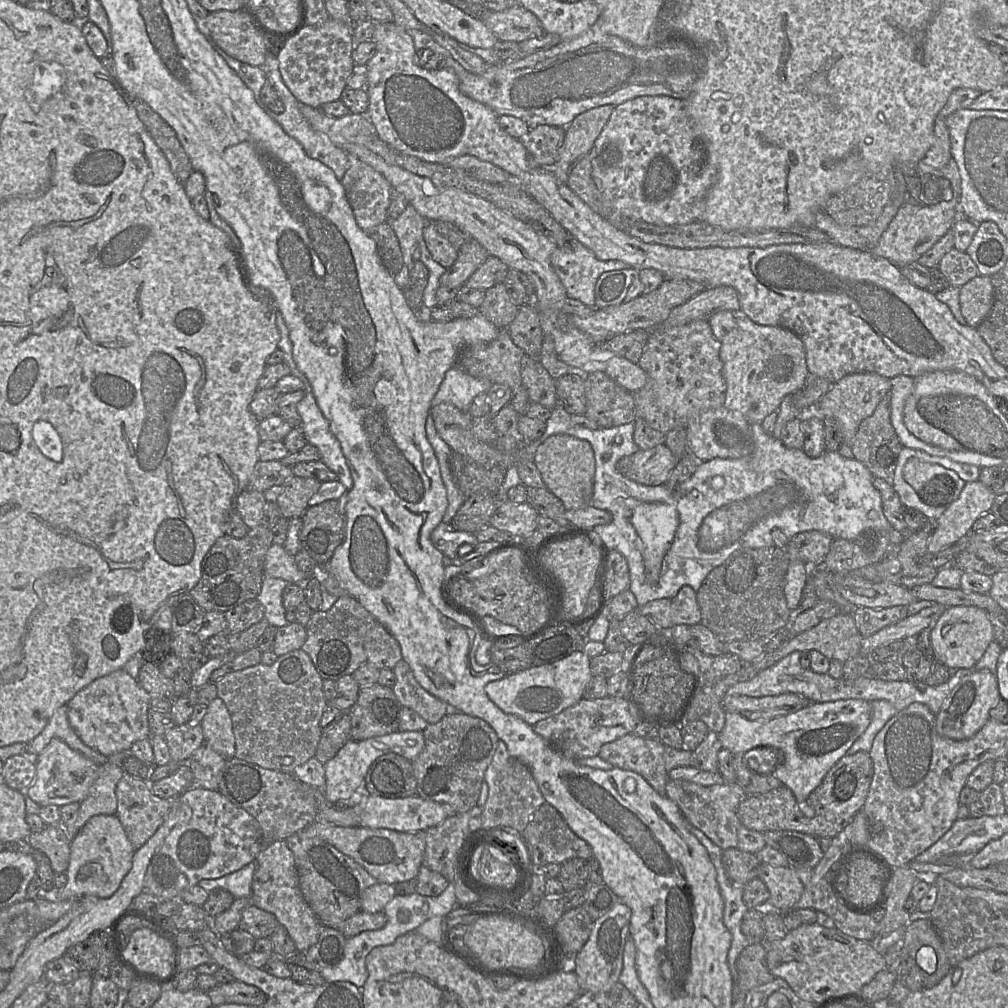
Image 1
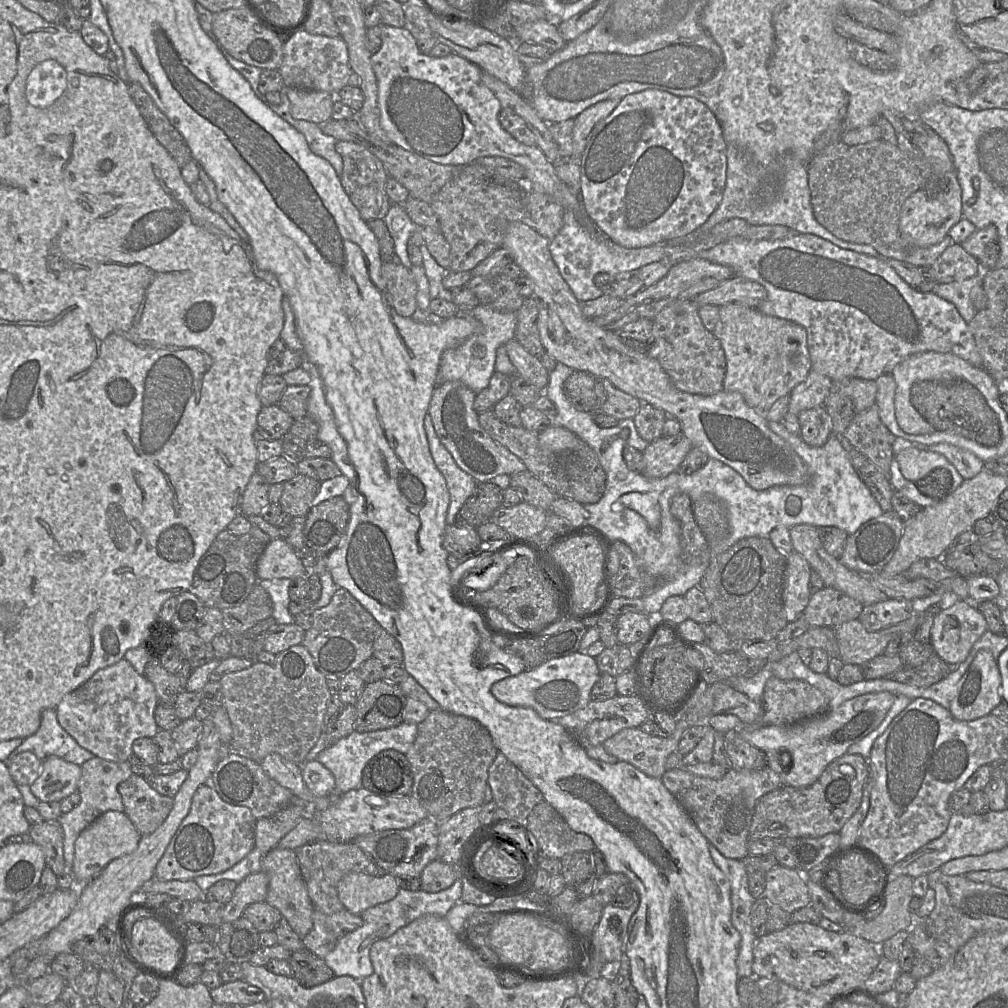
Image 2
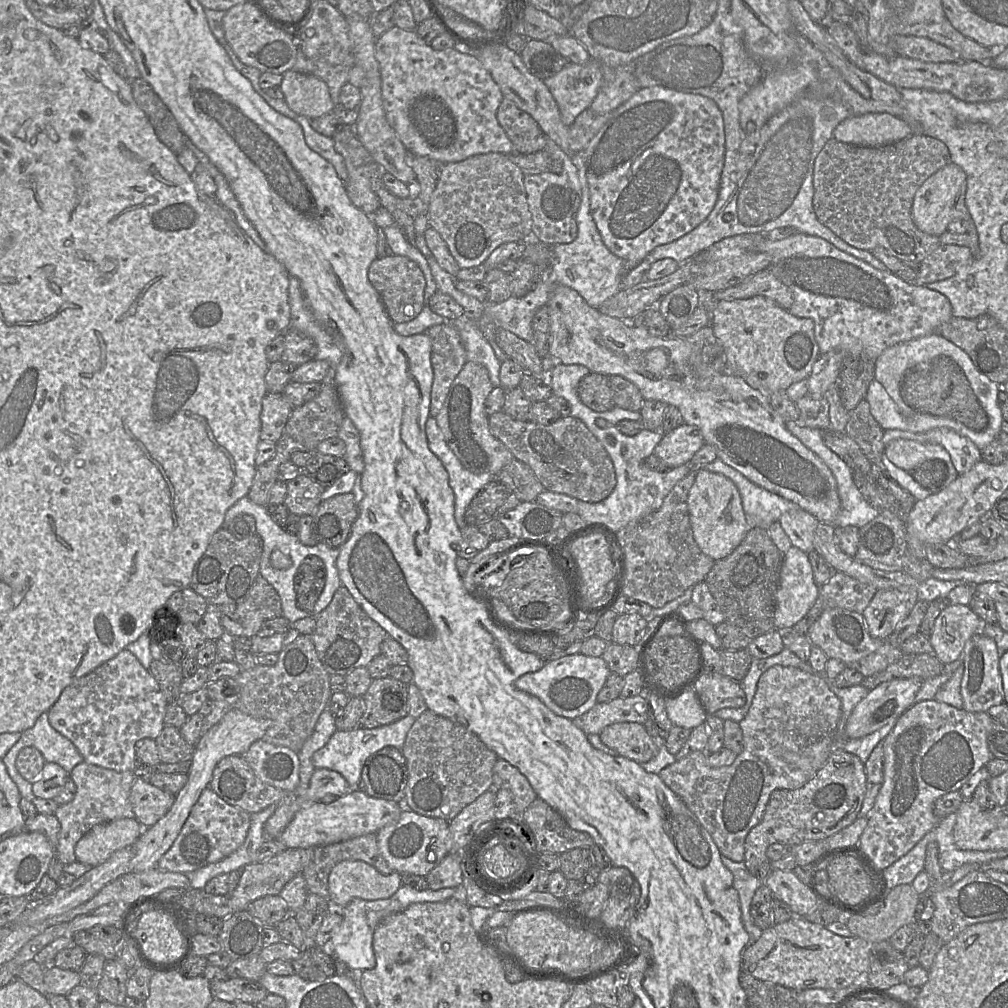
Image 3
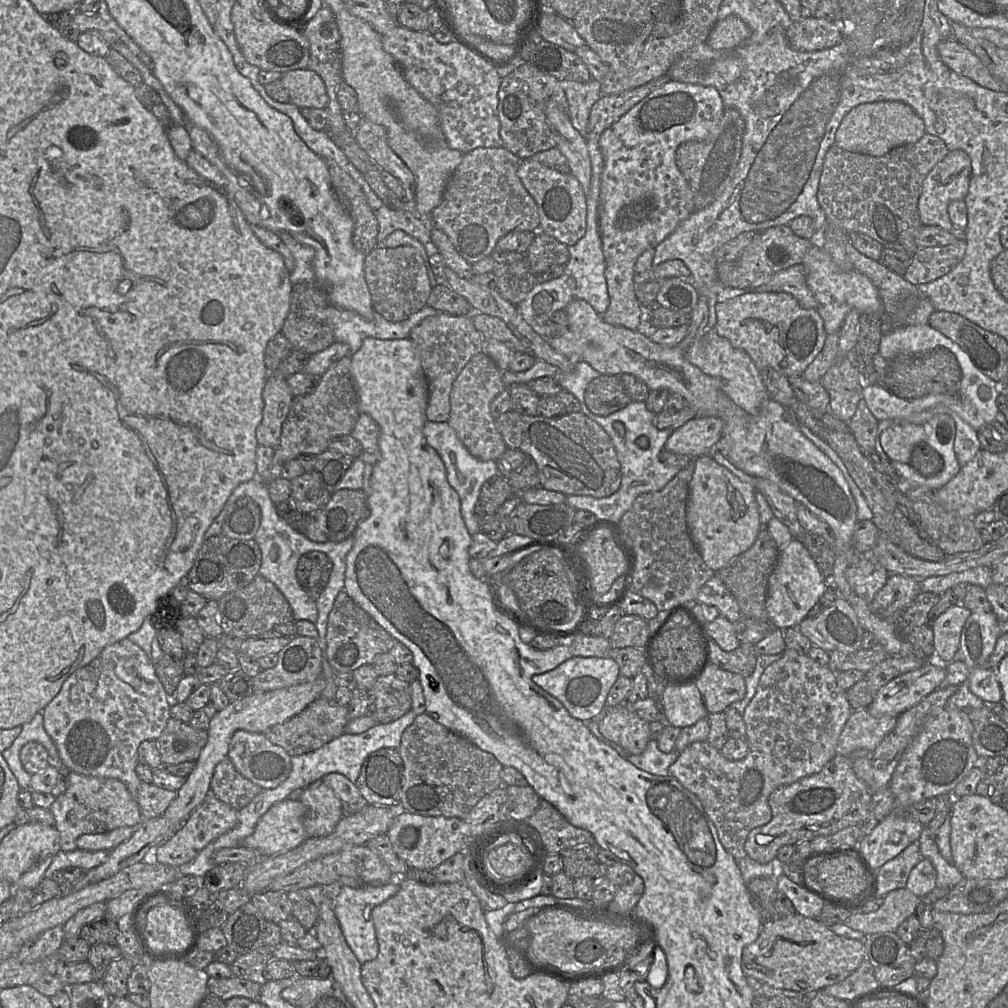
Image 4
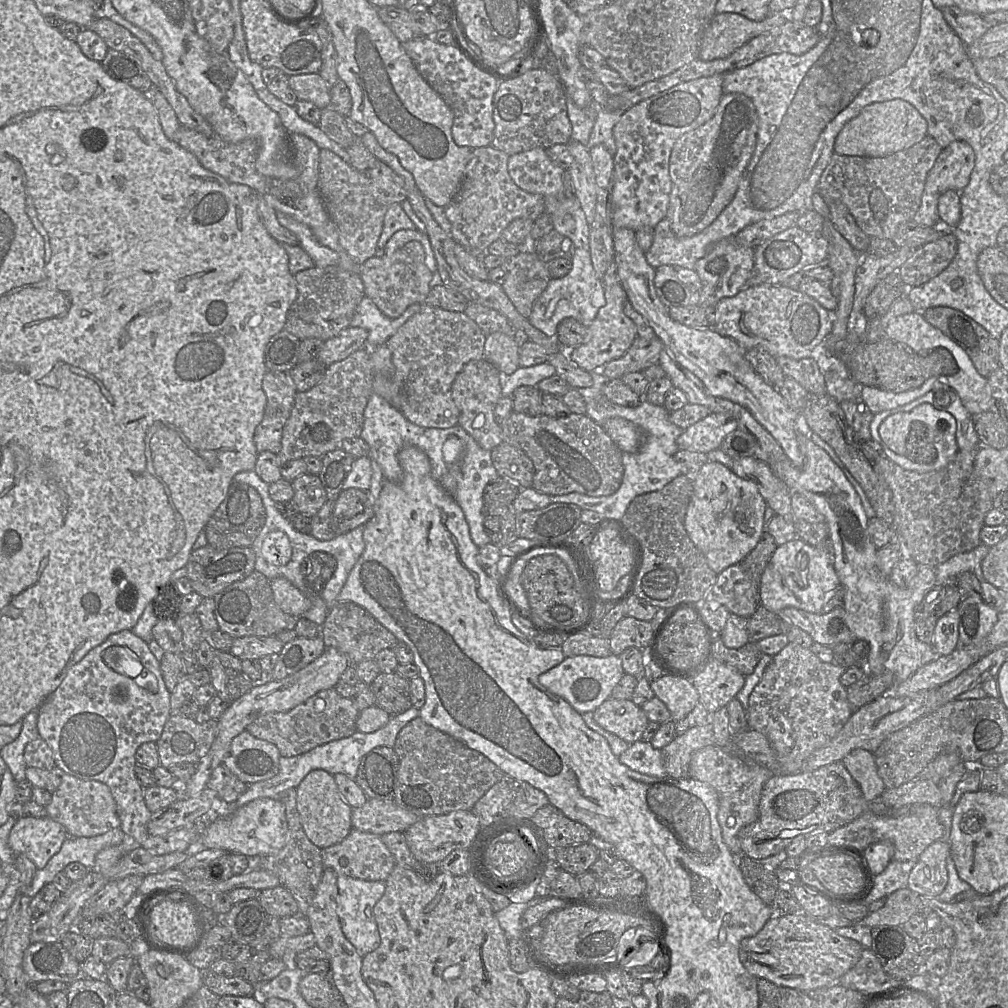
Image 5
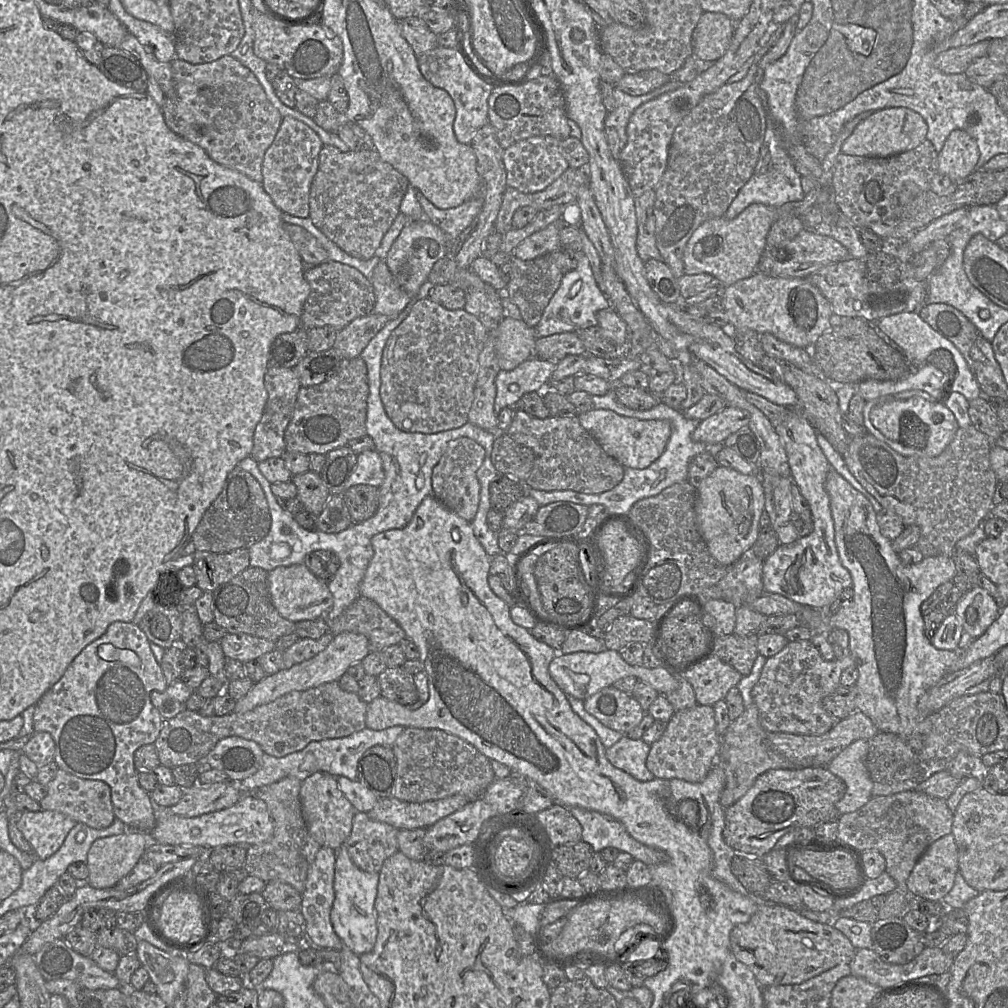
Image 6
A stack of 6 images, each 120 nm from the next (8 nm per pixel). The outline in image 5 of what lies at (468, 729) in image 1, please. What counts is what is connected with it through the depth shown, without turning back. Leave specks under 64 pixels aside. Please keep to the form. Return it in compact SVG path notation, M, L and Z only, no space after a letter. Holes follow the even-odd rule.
M419 716L399 732L393 747L399 758L394 801L419 817L471 810L506 775L490 759L428 725Z

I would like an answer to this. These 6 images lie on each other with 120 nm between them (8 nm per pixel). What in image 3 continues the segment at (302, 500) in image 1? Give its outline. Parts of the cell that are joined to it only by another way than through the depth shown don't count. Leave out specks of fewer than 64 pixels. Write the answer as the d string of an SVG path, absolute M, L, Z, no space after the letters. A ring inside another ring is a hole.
M301 472L296 478L287 482L287 493L283 503L292 514L312 515L322 501L321 495L324 489L308 474Z

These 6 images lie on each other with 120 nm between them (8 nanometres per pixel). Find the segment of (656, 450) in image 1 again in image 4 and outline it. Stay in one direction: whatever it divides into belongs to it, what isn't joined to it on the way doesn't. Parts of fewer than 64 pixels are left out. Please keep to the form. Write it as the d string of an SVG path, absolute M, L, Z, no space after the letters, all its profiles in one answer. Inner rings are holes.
M696 416L673 430L664 449L692 459L705 455L723 435L724 423L712 416Z

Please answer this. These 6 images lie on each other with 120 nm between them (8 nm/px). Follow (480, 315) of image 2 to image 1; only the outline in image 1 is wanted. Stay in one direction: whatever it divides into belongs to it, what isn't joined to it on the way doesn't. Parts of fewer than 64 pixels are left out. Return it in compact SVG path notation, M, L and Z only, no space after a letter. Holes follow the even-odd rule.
M454 365L445 373L431 407L445 402L468 411L473 399L487 392L492 385L489 380L474 378Z

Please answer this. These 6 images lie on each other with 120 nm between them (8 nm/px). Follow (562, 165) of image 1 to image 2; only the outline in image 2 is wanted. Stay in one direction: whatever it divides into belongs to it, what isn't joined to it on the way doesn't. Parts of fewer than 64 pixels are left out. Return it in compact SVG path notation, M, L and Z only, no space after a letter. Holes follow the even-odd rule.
M607 99L582 111L574 119L572 133L573 154L570 159L579 159L583 154L596 127L618 106L621 100Z

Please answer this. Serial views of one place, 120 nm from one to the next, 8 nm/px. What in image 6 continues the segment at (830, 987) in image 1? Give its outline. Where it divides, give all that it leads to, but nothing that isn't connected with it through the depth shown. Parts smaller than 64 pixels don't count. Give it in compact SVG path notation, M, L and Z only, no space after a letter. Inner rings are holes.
M760 901L750 920L732 929L730 945L736 959L749 967L761 987L800 984L839 964L850 963L856 951L833 926L812 921L773 901Z

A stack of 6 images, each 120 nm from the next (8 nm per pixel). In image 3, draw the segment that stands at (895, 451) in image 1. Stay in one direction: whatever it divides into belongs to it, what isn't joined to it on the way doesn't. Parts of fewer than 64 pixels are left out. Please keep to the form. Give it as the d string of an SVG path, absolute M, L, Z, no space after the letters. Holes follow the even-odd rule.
M866 400L860 401L857 407L850 412L844 433L858 444L871 463L883 464L884 430L872 416L870 405Z

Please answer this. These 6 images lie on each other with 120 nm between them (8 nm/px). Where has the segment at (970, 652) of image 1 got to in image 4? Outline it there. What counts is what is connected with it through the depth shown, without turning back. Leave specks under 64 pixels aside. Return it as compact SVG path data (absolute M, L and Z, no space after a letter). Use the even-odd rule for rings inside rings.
M956 603L939 615L932 623L934 659L942 664L954 660L959 650L961 632L971 611Z

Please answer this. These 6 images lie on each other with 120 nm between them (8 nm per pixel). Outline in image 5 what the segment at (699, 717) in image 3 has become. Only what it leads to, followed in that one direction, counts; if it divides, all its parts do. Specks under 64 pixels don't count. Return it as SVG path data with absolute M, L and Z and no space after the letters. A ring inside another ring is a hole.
M663 674L650 687L667 706L674 722L684 719L699 702L699 693L691 680Z

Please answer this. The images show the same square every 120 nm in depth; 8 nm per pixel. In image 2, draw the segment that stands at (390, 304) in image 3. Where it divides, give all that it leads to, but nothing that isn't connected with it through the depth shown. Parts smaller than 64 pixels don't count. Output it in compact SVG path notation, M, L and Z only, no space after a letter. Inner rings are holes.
M383 263L381 277L397 314L411 317L417 309L417 283L410 269L401 263Z

